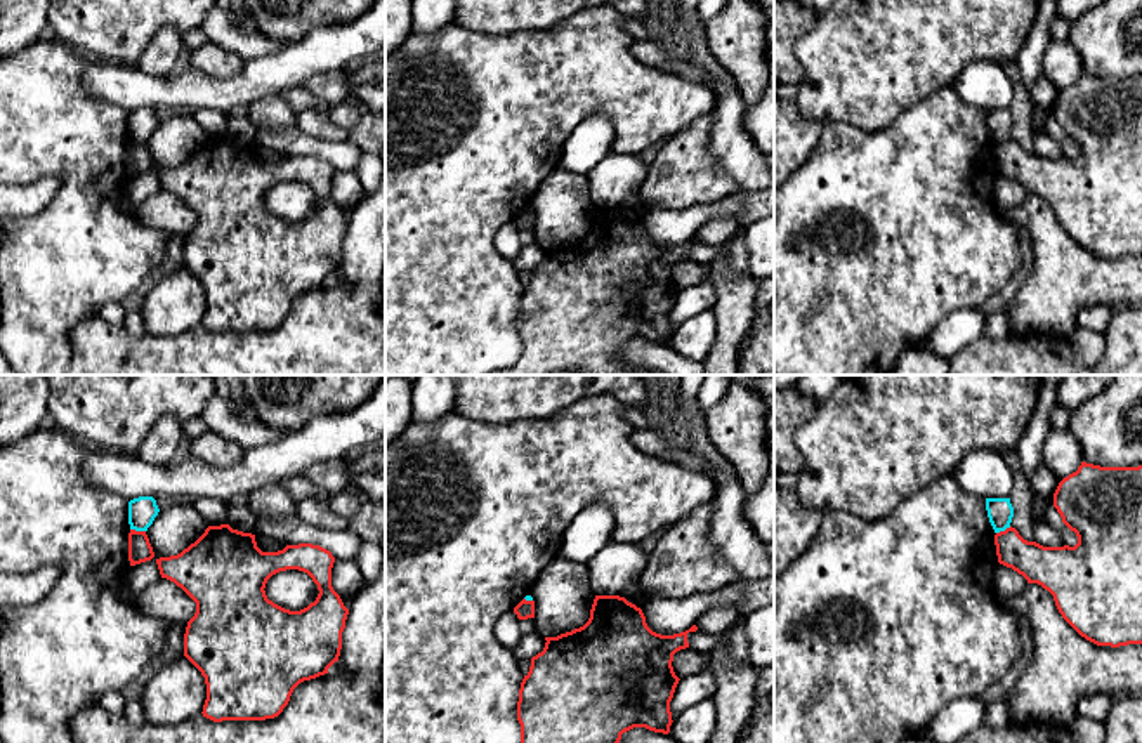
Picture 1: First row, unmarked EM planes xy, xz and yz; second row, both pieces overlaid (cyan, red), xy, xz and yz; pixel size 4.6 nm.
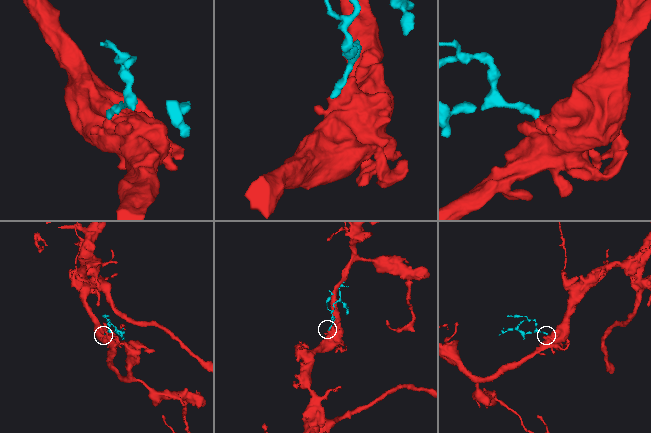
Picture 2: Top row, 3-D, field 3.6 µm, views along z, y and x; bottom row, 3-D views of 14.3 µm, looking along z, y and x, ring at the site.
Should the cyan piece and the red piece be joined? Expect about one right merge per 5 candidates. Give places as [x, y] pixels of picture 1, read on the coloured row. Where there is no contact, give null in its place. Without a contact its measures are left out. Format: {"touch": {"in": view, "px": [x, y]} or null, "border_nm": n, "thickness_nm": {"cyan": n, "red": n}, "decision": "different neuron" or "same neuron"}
{"touch": {"in": "xy", "px": [137, 530]}, "border_nm": 70, "thickness_nm": {"cyan": 130, "red": 110}, "decision": "different neuron"}

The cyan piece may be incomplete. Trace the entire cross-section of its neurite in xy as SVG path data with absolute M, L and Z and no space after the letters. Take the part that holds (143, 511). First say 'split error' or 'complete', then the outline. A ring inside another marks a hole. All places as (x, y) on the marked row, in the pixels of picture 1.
complete | M139 496L128 502L128 524L130 529L148 531L158 516L160 509L153 496Z

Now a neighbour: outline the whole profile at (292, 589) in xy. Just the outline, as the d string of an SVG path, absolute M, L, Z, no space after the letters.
M286 569L272 575L264 590L269 601L290 611L307 608L319 594L312 578L299 569Z

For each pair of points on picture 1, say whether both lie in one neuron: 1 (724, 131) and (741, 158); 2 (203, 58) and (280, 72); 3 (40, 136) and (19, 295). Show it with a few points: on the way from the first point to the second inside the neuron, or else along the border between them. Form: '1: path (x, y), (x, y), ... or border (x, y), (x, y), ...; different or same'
1: path (729, 138), (735, 151); same
2: border (245, 61), (236, 73), (228, 77), (202, 73); different
3: path (70, 176), (70, 245), (59, 256); same

